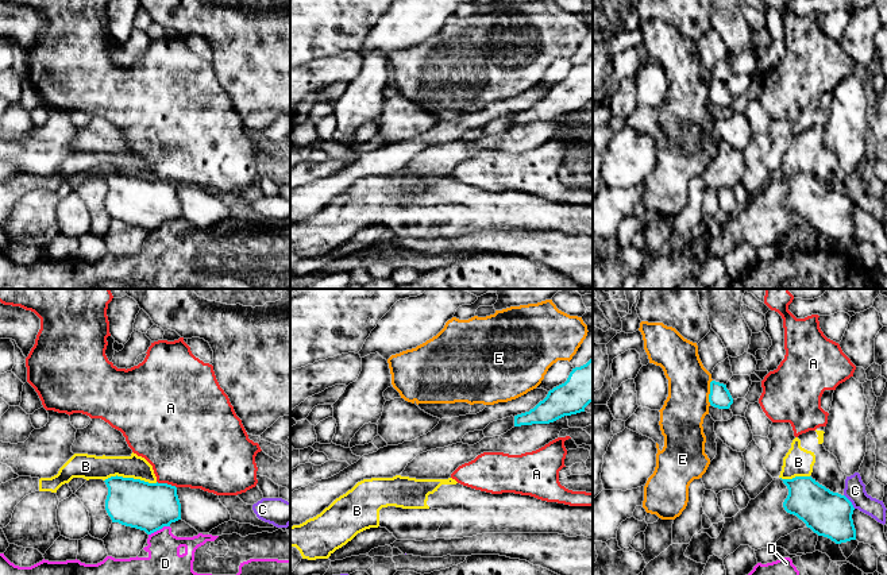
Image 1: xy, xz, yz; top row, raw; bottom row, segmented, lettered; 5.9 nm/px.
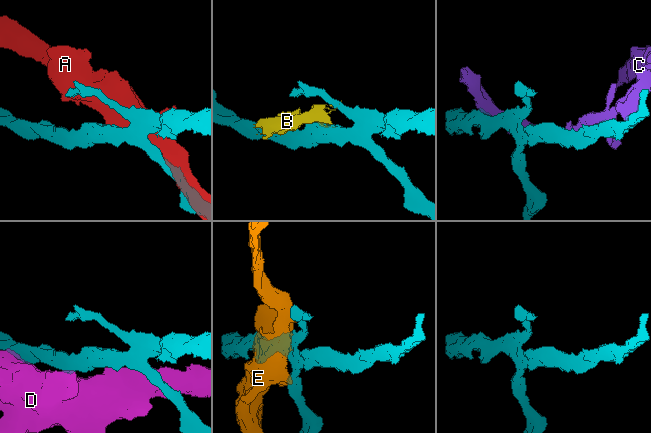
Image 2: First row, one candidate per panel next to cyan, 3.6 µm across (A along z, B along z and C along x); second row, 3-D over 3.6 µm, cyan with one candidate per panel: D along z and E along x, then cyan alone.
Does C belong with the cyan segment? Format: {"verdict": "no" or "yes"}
{"verdict": "no"}

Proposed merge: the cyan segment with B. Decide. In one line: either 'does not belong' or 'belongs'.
does not belong

